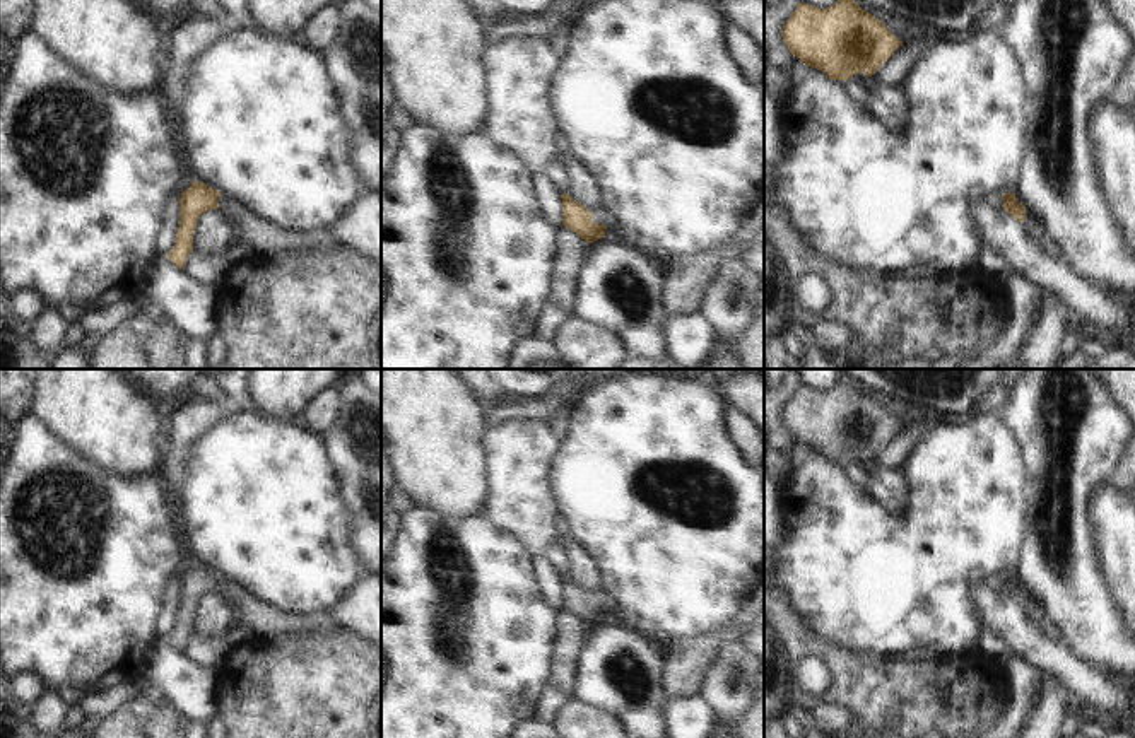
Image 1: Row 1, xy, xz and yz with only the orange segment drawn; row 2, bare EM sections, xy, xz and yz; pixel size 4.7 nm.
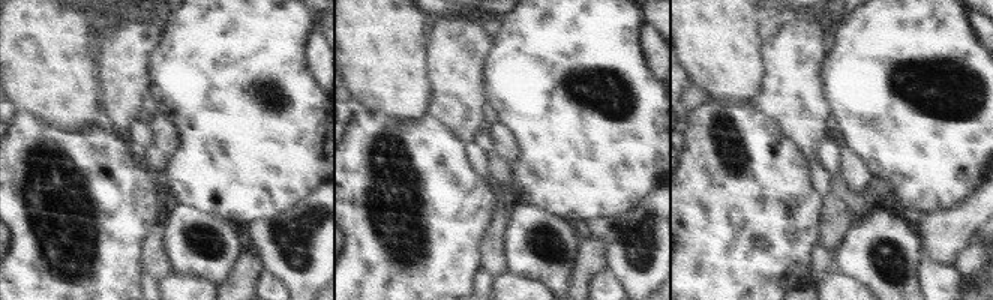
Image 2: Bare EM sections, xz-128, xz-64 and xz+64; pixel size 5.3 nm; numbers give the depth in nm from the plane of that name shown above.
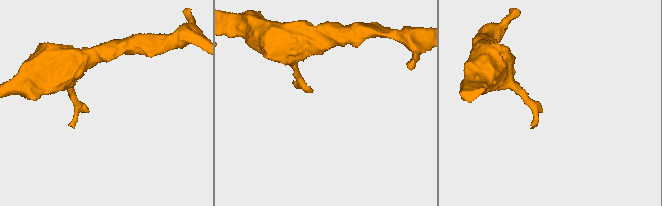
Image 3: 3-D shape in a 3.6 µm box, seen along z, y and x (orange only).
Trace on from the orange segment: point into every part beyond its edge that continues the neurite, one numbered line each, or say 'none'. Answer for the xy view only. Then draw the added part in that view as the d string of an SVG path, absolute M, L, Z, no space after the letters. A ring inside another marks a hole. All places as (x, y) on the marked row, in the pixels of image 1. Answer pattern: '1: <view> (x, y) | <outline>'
1: xy (255, 234) | M221 195L219 208L232 222L241 251L277 258L285 253L323 253L335 246L323 227L309 232L280 229L227 195Z

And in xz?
1: xz (599, 216) | M600 207L588 208L595 224L603 224L607 229L614 227L614 217Z

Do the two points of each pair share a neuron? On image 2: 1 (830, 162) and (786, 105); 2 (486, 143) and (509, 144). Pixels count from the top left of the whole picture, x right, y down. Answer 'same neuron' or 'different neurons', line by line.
1: different neurons
2: different neurons

